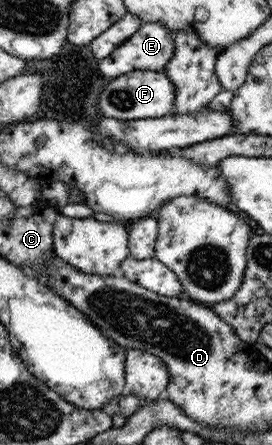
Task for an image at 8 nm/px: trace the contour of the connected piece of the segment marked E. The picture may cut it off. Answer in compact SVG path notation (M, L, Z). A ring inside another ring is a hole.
M142 22L139 29L131 37L127 37L108 58L103 58L99 65L99 73L109 79L119 77L133 70L161 72L167 61L173 57L174 45L172 35L163 22Z

